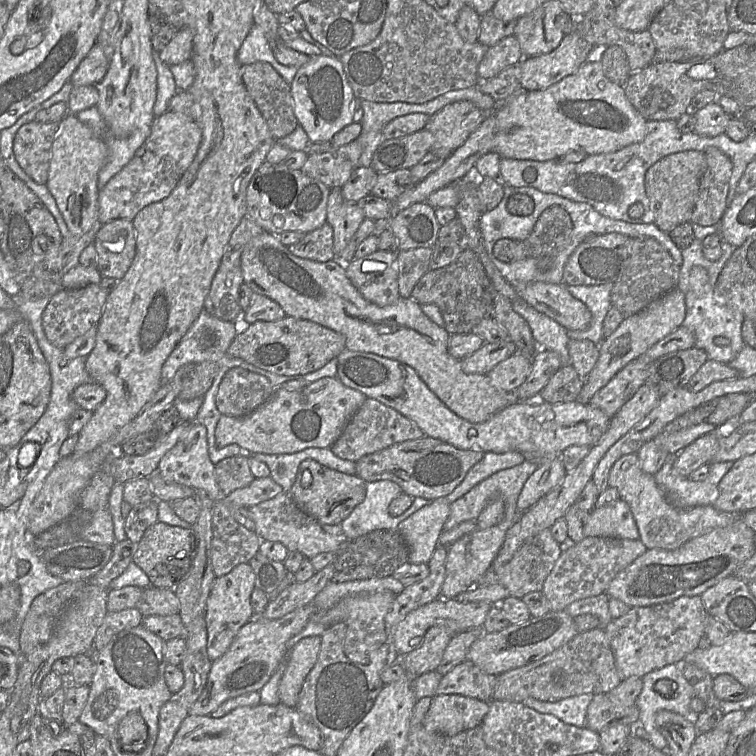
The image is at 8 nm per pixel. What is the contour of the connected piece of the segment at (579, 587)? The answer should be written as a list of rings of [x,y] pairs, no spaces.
[[[584,537],[574,546],[562,551],[543,584],[542,591],[551,610],[565,610],[576,600],[605,593],[614,577],[646,551],[646,546],[639,539]]]

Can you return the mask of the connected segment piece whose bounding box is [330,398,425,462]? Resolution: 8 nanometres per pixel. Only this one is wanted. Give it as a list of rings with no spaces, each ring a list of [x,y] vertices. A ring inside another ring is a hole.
[[[367,398],[330,448],[339,458],[356,462],[363,456],[380,451],[393,444],[420,439],[423,436],[425,436],[424,432],[415,422],[378,400]]]

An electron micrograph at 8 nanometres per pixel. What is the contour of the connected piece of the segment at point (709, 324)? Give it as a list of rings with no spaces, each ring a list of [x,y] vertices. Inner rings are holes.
[[[694,239],[691,245],[681,251],[683,262],[680,266],[678,288],[683,292],[686,304],[686,316],[682,326],[688,328],[695,336],[695,347],[705,351],[707,358],[722,363],[729,363],[744,347],[742,338],[743,314],[737,309],[730,309],[715,301],[714,288],[718,277],[736,248],[722,242],[722,256],[717,261],[707,260],[702,251],[702,240]],[[693,266],[707,270],[708,282],[704,286],[703,296],[694,294],[689,284],[689,273]]]

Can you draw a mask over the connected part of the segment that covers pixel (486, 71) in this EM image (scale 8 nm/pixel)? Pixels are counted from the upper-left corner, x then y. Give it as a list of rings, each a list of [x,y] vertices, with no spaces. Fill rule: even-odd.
[[[513,34],[503,38],[486,49],[478,66],[479,82],[493,78],[507,67],[518,65],[523,58],[517,37]]]

